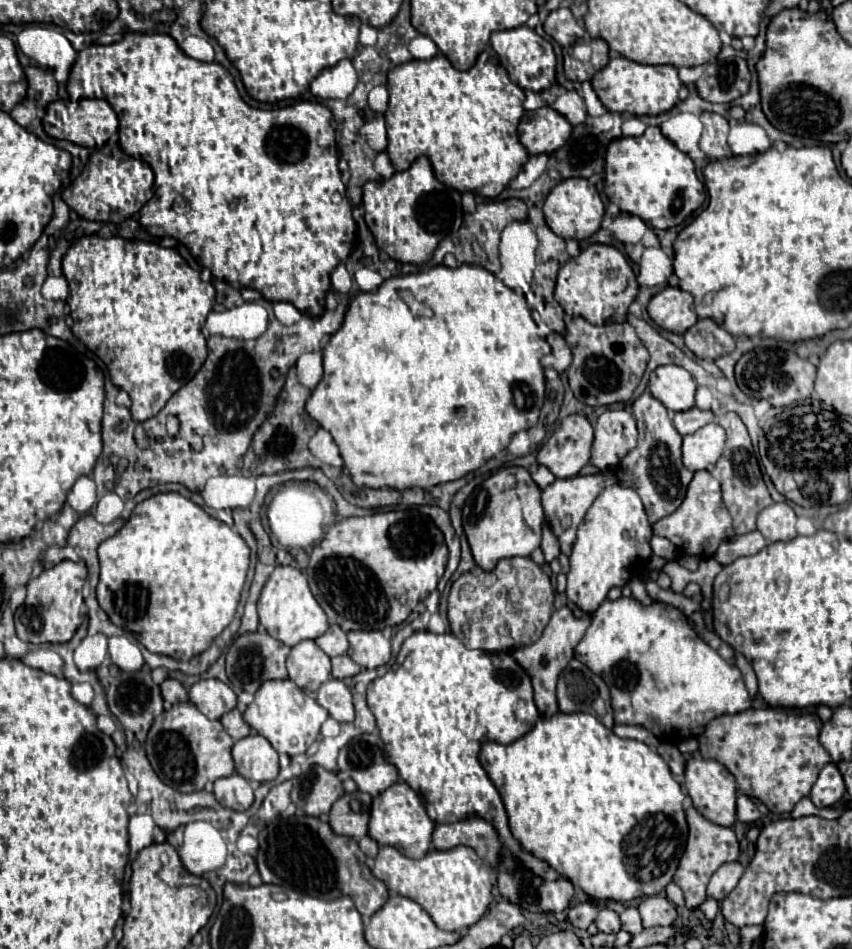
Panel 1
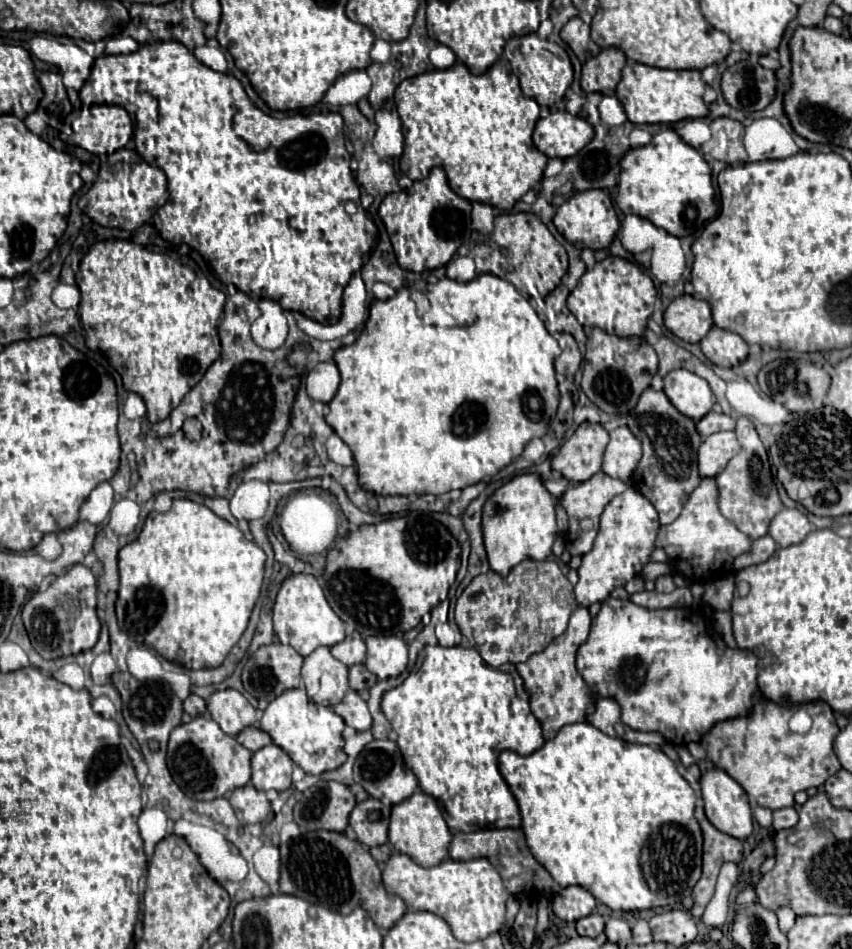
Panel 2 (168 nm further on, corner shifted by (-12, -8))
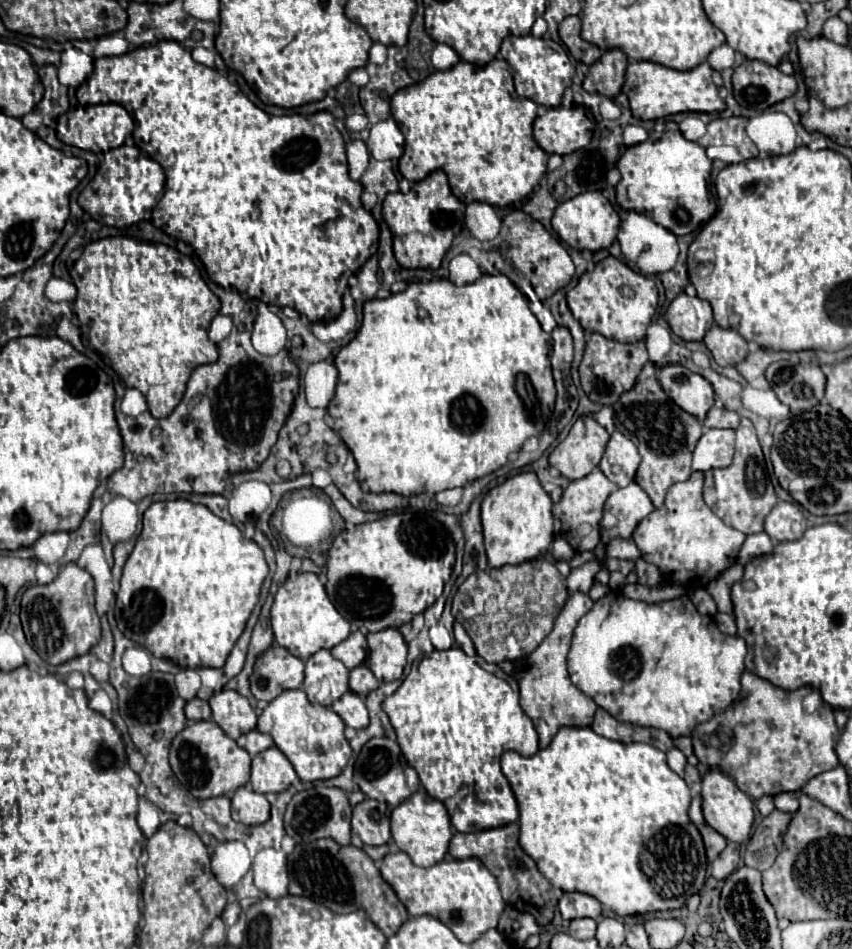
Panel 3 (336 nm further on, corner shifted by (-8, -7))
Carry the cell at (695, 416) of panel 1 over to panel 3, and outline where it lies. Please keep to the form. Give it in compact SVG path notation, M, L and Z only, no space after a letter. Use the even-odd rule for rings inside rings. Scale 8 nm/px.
M711 407L705 421L703 421L705 427L725 427L725 429L735 429L739 425L739 415L733 413L733 411L727 411L727 409L717 409L717 407Z

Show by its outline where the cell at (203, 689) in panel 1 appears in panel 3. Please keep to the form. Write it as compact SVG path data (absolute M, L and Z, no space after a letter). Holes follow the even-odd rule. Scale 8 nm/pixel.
M217 691L209 699L213 721L231 737L253 731L257 725L257 713L249 705L249 701L237 691Z

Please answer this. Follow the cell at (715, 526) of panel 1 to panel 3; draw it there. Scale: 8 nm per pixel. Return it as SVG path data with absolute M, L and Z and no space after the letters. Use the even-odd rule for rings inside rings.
M695 471L687 481L673 485L667 493L663 509L649 513L633 533L645 561L651 561L663 571L667 583L681 585L687 591L695 591L713 581L723 569L737 561L737 553L745 541L745 535L725 525L703 501L703 473Z

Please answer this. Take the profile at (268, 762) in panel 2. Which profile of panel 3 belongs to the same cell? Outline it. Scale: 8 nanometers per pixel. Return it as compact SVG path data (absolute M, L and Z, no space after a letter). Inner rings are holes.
M269 747L253 757L251 785L257 793L281 793L295 779L297 773L293 765L277 747Z

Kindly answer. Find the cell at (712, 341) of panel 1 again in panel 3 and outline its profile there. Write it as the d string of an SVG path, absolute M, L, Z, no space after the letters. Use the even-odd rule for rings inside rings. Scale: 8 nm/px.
M713 325L705 333L703 343L711 351L717 365L737 365L747 357L747 341L733 329Z

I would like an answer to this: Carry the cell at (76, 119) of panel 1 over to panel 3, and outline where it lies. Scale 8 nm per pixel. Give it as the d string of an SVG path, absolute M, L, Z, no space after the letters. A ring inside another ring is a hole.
M117 103L78 106L60 115L56 121L56 133L60 141L93 153L107 153L115 147L121 147L125 137L133 131L133 127L135 123L131 115Z

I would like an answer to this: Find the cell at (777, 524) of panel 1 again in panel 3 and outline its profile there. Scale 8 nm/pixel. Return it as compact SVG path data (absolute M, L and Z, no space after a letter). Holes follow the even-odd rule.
M777 503L765 519L765 533L773 541L795 541L805 533L805 517L793 503Z

